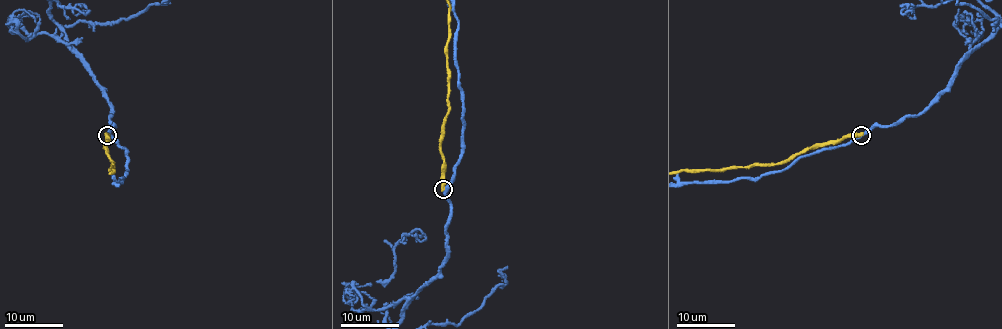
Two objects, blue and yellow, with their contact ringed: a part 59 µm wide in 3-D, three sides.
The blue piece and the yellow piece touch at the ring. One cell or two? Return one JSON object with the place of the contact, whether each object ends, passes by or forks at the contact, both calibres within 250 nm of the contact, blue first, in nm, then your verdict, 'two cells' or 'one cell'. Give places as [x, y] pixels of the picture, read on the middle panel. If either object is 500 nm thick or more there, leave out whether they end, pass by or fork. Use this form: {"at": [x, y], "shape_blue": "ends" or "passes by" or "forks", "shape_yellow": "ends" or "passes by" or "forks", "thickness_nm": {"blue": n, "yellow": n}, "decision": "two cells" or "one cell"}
{"at": [443, 189], "shape_blue": "passes by", "shape_yellow": "ends", "thickness_nm": {"blue": 280, "yellow": 400}, "decision": "two cells"}

